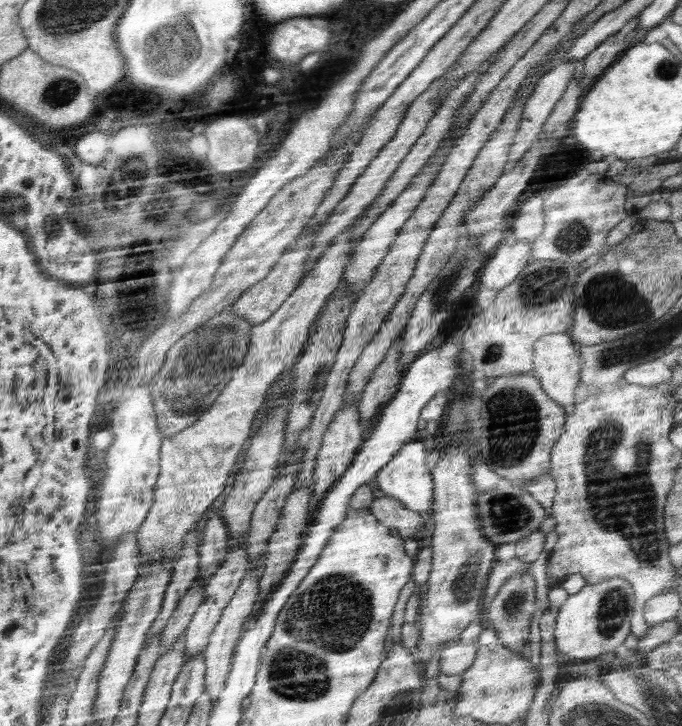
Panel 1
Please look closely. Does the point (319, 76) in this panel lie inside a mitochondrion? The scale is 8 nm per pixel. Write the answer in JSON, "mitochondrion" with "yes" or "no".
{"mitochondrion":"no"}

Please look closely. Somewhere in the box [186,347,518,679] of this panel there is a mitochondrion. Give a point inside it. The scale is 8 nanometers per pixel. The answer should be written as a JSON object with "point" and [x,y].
{"point":[468,579]}

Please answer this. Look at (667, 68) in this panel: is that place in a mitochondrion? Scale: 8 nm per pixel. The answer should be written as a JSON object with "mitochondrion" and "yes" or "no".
{"mitochondrion":"yes"}

